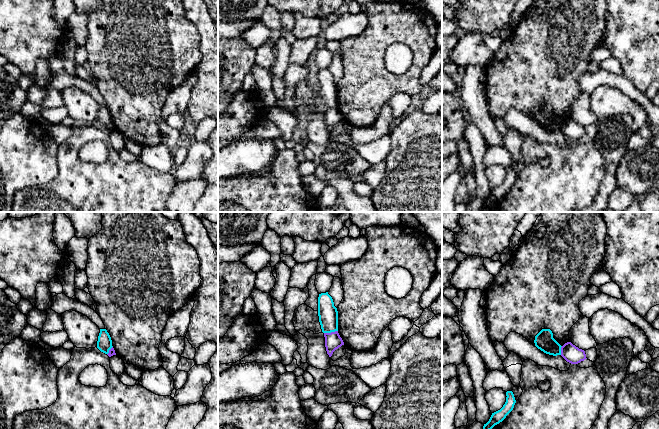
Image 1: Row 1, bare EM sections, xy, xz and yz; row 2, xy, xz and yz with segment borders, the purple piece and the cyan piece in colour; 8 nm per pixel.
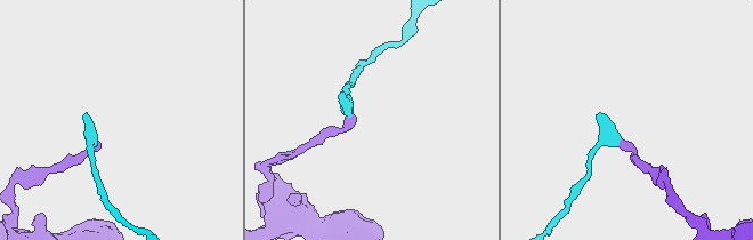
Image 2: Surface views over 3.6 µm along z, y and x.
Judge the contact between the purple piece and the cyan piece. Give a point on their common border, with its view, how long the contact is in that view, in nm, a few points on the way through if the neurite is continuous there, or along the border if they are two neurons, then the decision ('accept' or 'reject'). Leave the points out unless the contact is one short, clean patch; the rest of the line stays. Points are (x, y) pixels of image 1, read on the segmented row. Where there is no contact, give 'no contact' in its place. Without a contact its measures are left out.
xz (331, 332) | 110 nm | along xz (337, 330), (324, 333) | reject

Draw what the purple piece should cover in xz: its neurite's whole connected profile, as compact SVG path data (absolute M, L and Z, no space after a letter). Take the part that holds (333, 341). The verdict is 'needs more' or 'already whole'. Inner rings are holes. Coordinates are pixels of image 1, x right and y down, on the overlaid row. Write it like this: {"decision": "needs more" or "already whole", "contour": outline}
{"decision": "already whole", "contour": "M338 331L331 333L324 333L325 337L325 347L329 357L332 356L333 352L344 345L342 338L340 337Z"}

